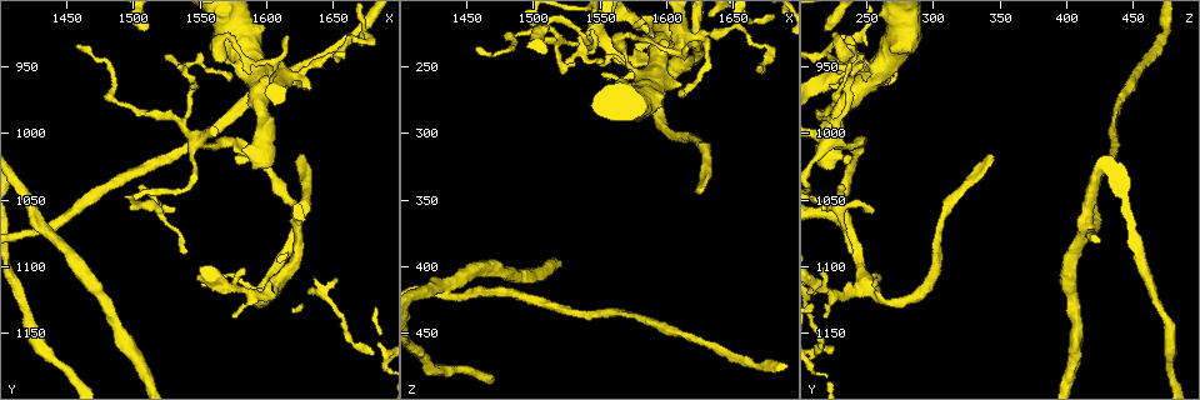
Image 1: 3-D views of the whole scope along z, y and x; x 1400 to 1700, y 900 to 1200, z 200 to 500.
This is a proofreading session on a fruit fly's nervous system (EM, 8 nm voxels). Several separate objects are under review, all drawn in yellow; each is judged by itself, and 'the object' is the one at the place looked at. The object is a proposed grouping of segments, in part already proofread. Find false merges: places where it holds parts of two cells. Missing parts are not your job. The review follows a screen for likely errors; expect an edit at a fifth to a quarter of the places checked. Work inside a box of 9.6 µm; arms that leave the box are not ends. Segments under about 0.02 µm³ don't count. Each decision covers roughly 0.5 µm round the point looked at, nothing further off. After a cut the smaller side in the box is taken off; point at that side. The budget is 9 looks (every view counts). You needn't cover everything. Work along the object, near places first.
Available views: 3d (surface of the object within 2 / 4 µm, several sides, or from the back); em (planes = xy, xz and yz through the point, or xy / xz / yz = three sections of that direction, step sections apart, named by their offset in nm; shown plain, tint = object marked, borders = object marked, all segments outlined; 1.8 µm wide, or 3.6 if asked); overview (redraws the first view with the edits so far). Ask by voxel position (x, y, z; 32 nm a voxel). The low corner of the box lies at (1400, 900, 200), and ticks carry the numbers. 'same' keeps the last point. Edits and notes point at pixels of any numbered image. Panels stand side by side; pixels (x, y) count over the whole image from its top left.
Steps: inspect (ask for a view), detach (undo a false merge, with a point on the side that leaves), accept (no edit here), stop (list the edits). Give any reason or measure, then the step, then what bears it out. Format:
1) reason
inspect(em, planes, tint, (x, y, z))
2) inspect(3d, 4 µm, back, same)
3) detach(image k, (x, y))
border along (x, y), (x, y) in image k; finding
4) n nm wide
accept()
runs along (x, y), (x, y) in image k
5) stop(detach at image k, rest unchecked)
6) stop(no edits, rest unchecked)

abrupt turn
inspect(em, planes, tint, (1678, 930, 240))

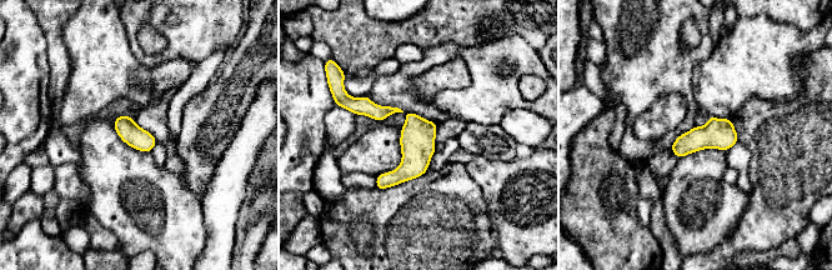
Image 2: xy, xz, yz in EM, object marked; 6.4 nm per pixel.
accept()
runs along (354, 101), (401, 110), (414, 123), (417, 174) in image 2; all the same cell

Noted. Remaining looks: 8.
touches itself
inspect(3d, 4 µm, (1546, 966, 236))

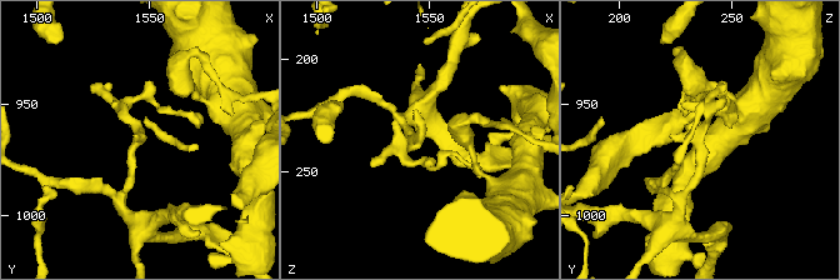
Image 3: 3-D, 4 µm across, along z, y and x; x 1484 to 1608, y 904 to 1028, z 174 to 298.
need the tissue
inspect(em, planes, tint, (1546, 965, 235))

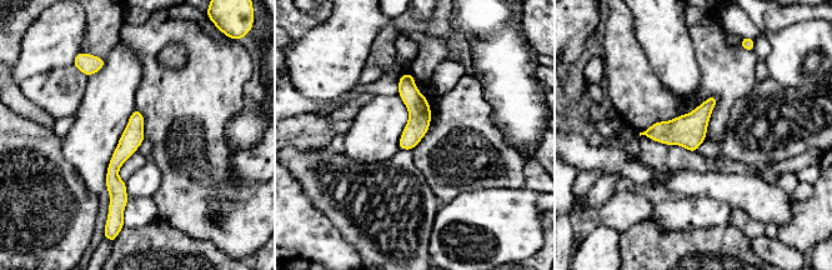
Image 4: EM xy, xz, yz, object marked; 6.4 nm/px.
accept()
runs along (136, 114), (114, 165), (116, 208) in image 4; continuous, no second cell

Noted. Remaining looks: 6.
four or more arms meet
inspect(em, planes, tint, (1430, 1070, 414))

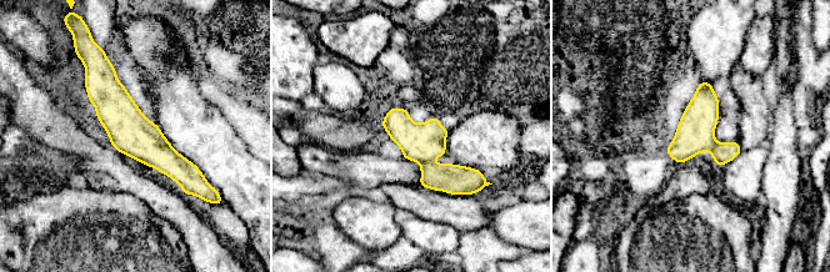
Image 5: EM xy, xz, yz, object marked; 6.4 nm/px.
detach(image 5, (723, 152))
border along (715, 141), (710, 151) in image 5; a second cell is stuck on

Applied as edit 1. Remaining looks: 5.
three arms meet
inspect(3d, 2 µm, (1606, 1114, 248))

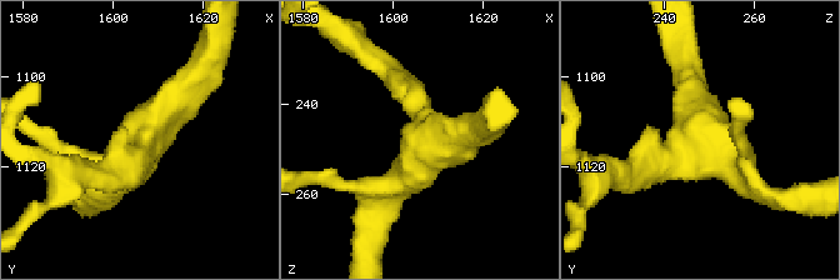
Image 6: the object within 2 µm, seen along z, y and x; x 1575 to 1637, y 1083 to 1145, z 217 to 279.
shape alone is not enough
inspect(em, planes, tint, (1606, 1112, 248))

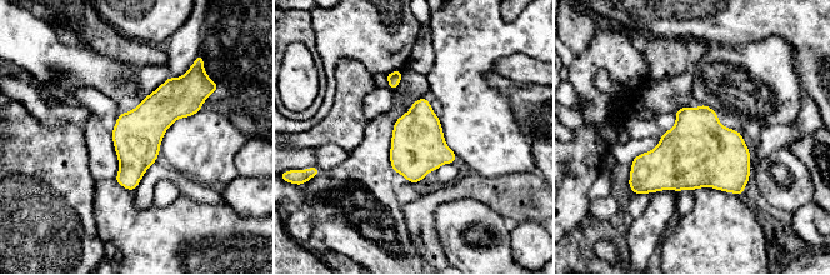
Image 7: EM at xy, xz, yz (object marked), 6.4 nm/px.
accept()
all the same cell

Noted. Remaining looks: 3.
stop(detach at image 5, rest unchecked)

